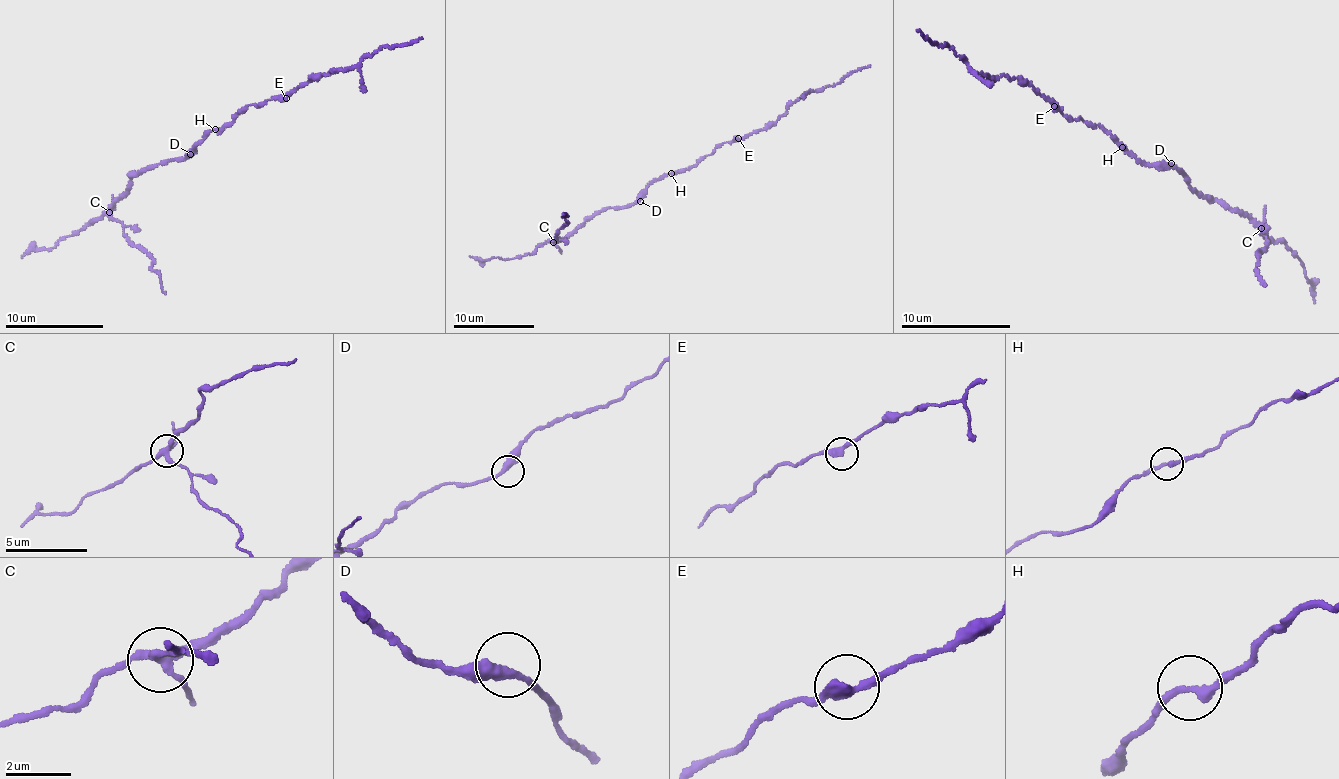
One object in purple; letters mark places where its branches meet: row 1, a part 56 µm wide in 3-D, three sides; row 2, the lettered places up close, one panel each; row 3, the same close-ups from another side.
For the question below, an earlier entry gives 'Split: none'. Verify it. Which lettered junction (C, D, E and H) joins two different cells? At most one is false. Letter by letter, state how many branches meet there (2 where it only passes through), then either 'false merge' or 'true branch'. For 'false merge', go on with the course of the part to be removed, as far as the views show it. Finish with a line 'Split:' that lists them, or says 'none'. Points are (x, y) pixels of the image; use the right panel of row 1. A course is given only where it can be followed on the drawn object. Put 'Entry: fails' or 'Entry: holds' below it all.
C: 4 branches meet; false merge; foreign part runs (1261, 229), (1267, 247), (1257, 256), (1255, 271), (1265, 286)
D: 2 branches meet; true branch
E: 2 branches meet; true branch
H: 2 branches meet; true branch
Split: C
Entry: fails

